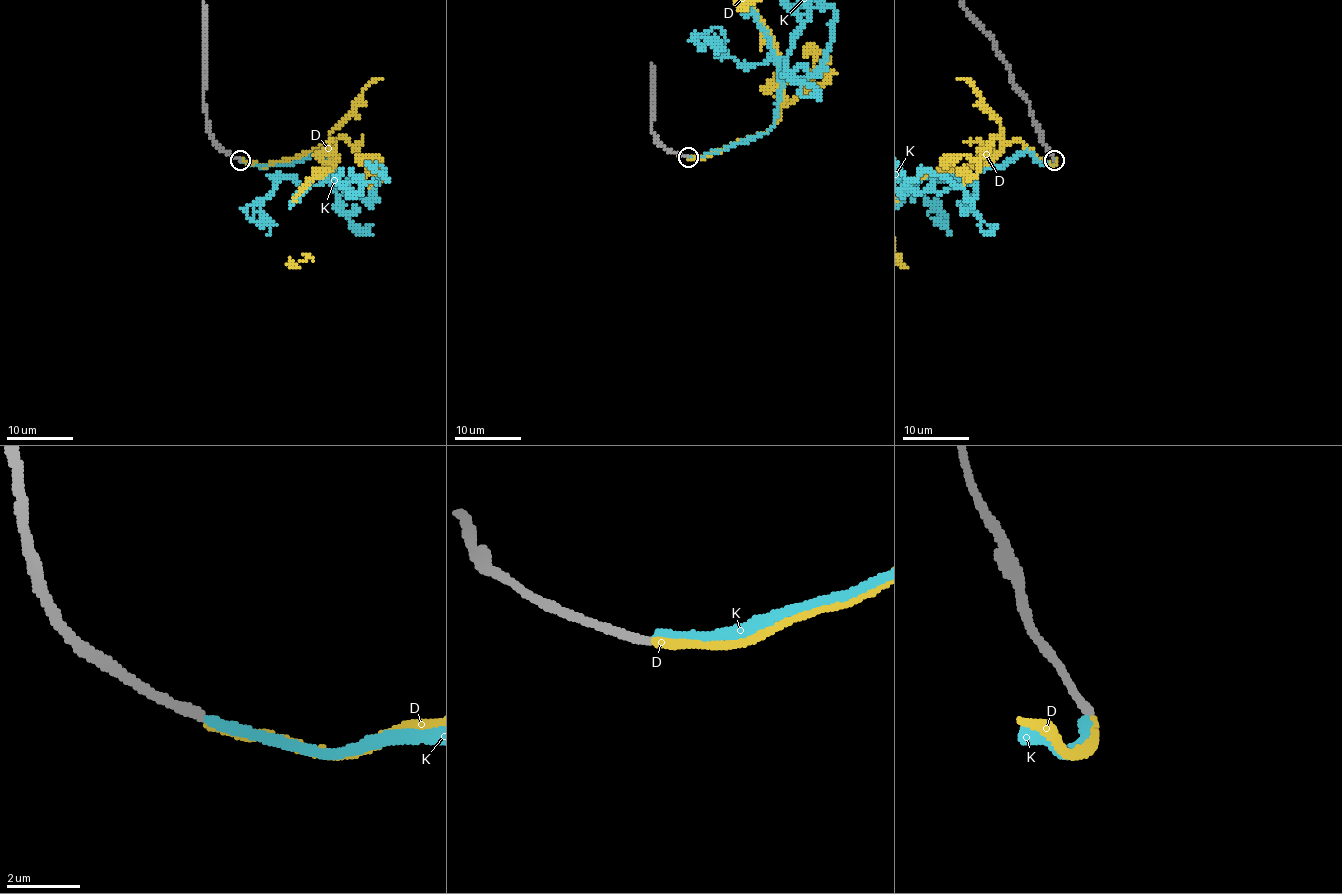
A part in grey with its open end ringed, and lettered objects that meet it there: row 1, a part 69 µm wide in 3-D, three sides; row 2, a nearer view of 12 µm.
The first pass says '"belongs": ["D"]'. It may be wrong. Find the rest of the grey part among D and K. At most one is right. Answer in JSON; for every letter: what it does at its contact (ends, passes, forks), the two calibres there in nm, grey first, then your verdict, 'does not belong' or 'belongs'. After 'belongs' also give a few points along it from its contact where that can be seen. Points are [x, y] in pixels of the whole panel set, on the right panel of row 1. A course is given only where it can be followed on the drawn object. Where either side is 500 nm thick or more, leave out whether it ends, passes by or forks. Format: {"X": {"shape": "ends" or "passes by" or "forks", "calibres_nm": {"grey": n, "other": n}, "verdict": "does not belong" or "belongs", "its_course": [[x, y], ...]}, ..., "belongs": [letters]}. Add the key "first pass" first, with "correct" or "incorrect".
{"first pass": "correct", "D": {"shape": "ends", "calibres_nm": {"grey": 260, "other": 260}, "verdict": "belongs"}, "K": {"shape": "ends", "calibres_nm": {"grey": 280, "other": 280}, "verdict": "does not belong"}, "belongs": ["D"]}

